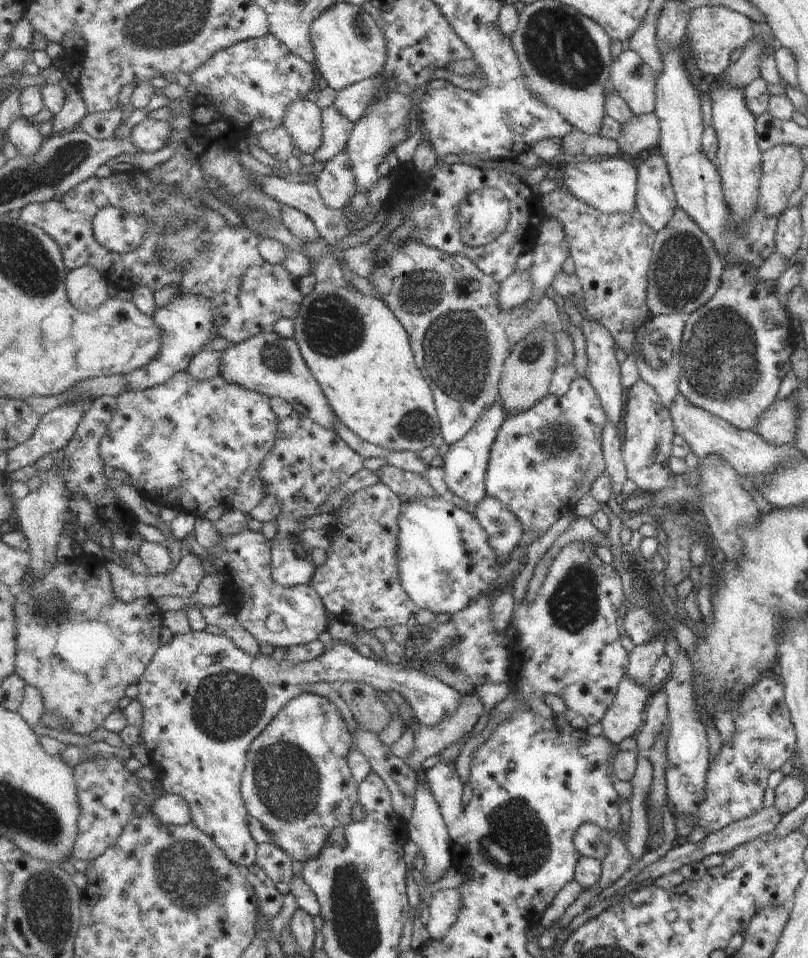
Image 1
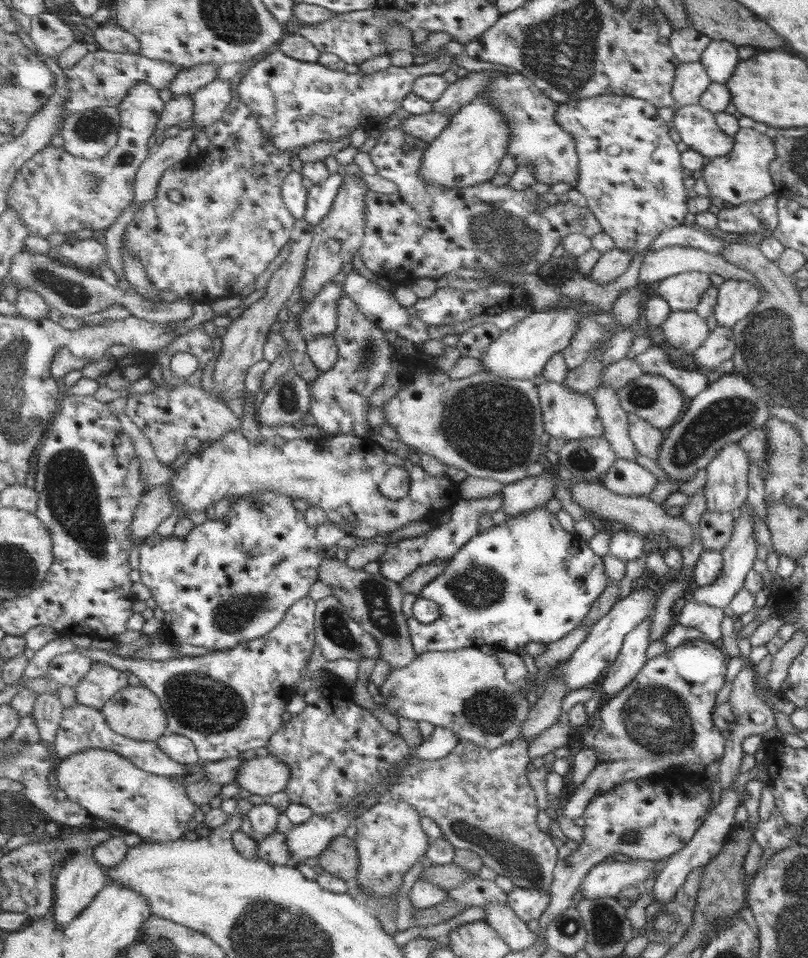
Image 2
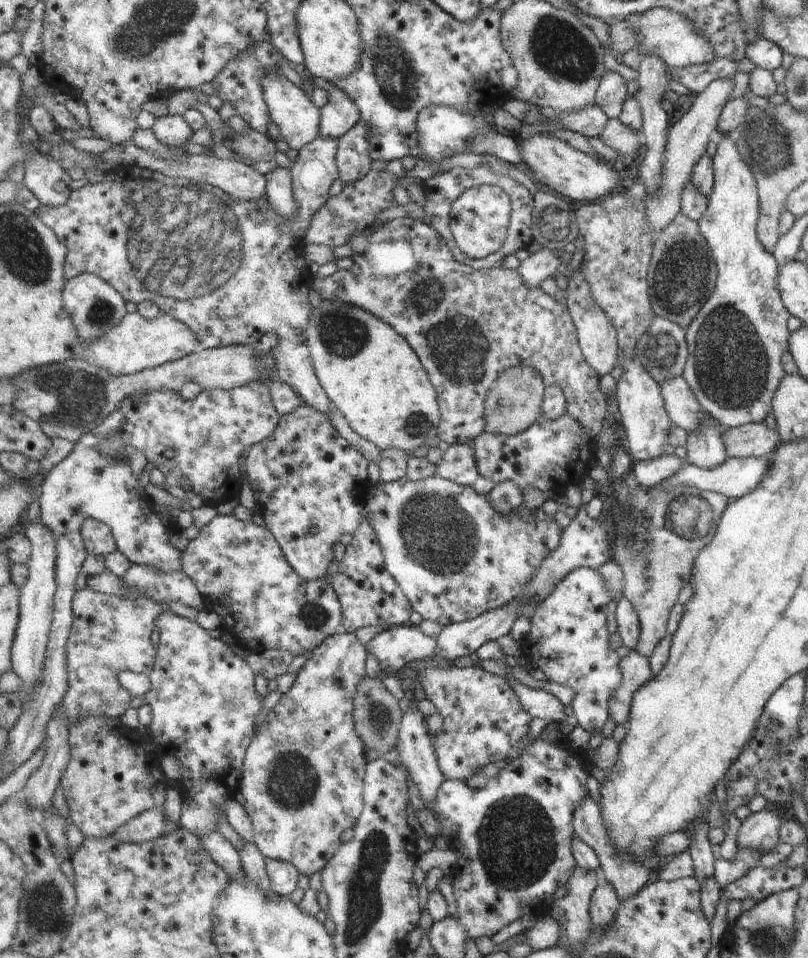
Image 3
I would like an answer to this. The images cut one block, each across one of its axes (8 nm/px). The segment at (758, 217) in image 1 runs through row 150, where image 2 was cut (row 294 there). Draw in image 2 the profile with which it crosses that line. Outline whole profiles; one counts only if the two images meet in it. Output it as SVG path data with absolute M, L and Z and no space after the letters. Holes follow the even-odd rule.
M691 271L670 276L658 284L657 295L661 295L675 312L694 311L700 302L699 296L709 288L707 273Z

